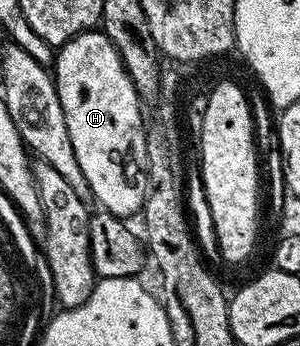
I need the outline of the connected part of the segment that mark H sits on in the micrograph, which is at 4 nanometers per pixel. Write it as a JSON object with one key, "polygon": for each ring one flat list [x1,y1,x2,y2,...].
{"polygon":[[100,29,85,30,55,54,55,81,66,117,67,133,96,205,115,217,129,220,145,205,148,195,147,122,141,119,143,102,131,76,111,42]]}

